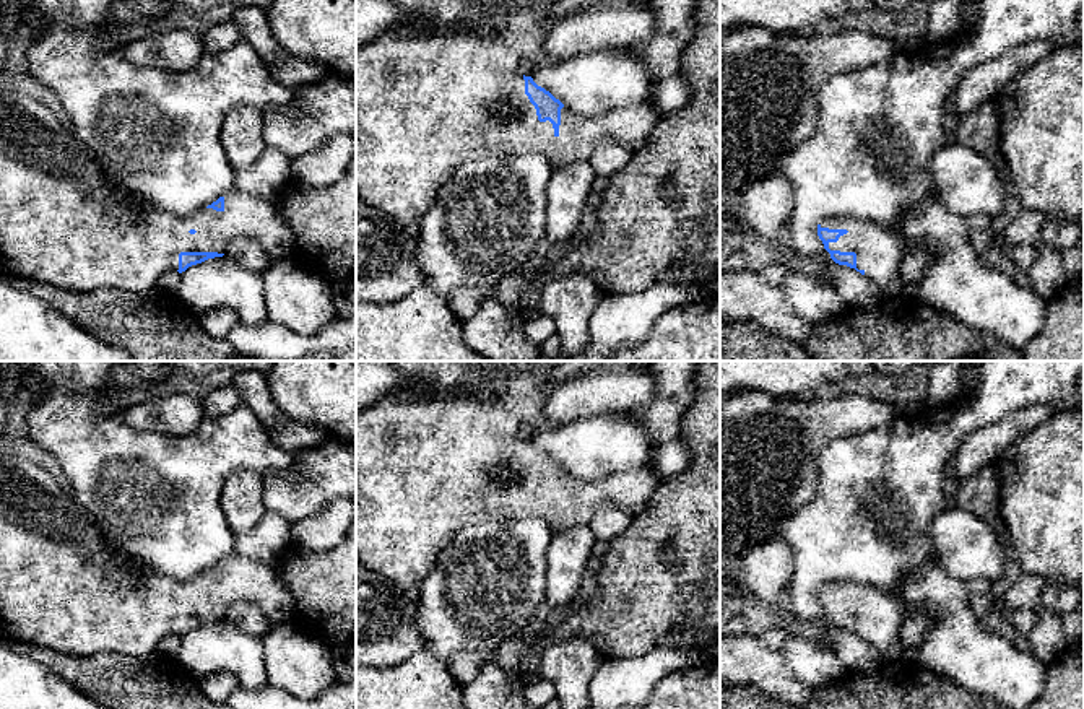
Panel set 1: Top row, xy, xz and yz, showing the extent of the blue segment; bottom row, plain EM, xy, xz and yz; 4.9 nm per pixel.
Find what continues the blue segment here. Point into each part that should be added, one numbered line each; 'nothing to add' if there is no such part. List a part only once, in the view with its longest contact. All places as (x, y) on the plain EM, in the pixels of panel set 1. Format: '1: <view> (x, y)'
1: yz (880, 617)

